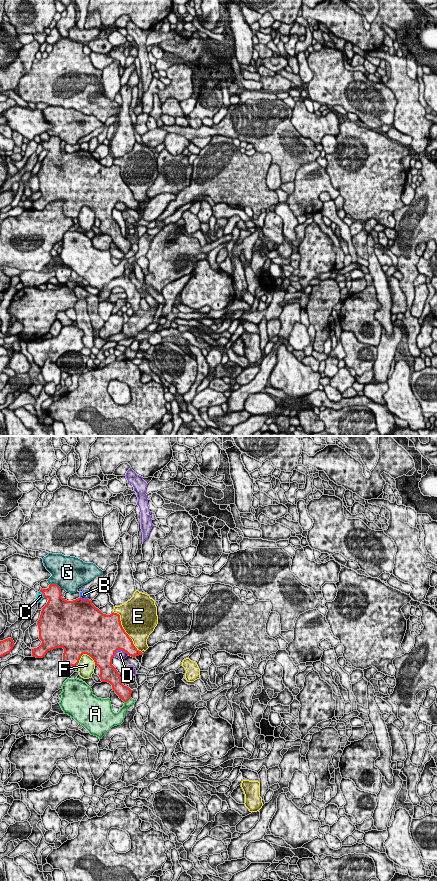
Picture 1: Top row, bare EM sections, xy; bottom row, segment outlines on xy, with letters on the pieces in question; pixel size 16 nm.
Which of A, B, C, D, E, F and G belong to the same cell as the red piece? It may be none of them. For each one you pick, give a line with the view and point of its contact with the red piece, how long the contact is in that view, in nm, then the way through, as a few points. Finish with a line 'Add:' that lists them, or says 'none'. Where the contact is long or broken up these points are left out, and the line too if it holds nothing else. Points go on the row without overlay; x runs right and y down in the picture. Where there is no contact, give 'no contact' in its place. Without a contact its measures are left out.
Add: none

